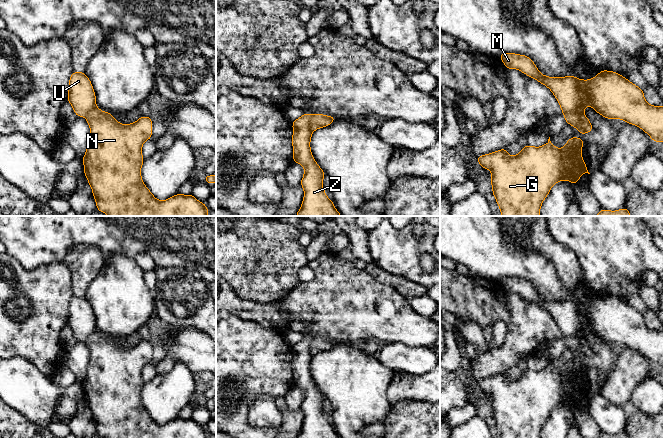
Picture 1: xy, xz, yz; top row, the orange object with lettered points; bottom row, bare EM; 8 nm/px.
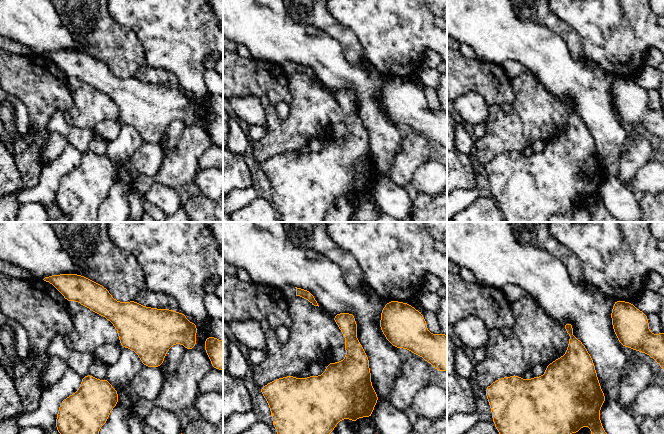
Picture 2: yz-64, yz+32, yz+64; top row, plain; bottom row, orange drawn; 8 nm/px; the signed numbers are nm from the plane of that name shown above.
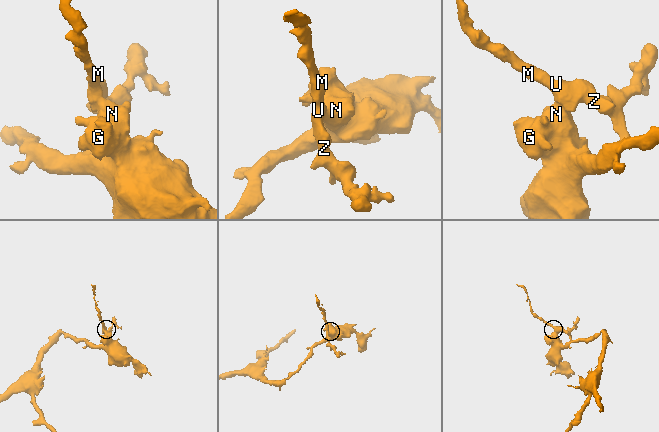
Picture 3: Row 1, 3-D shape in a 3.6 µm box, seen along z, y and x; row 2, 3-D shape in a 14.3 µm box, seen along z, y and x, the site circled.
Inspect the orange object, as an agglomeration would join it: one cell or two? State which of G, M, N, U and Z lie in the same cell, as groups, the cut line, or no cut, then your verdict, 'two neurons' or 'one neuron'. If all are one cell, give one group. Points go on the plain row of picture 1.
groups G N / M U Z; cut yz (565, 336), (575, 336), (579, 340), (585, 357); two neurons

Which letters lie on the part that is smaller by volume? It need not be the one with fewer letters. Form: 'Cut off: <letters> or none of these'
Cut off: M, U, Z

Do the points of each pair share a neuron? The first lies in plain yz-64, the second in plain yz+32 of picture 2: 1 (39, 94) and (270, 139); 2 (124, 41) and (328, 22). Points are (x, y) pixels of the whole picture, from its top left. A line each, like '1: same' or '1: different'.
1: different
2: same

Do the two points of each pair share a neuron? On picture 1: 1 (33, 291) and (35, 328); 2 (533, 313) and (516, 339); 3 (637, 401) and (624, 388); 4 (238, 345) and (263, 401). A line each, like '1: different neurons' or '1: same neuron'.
1: same neuron
2: same neuron
3: different neurons
4: different neurons

